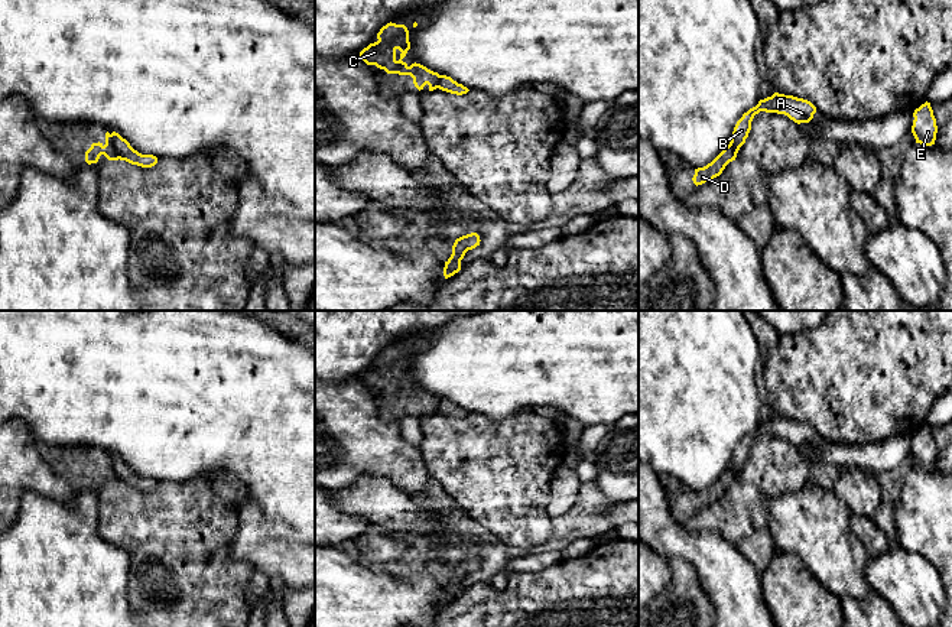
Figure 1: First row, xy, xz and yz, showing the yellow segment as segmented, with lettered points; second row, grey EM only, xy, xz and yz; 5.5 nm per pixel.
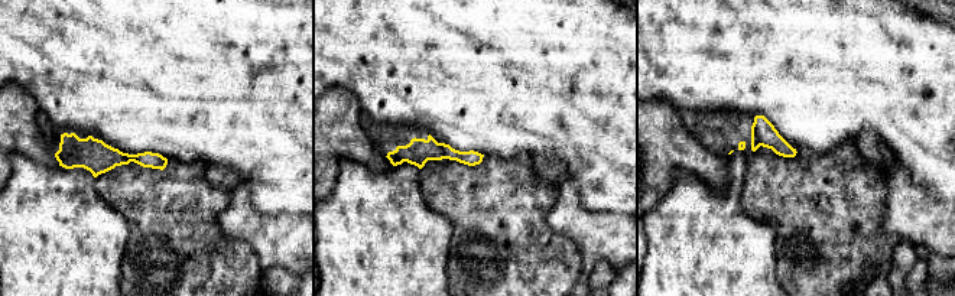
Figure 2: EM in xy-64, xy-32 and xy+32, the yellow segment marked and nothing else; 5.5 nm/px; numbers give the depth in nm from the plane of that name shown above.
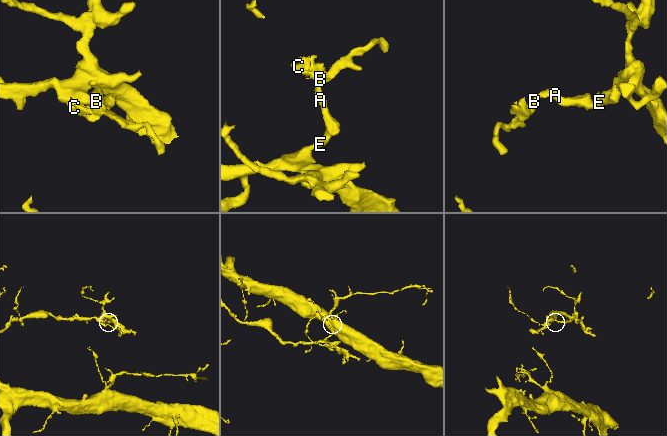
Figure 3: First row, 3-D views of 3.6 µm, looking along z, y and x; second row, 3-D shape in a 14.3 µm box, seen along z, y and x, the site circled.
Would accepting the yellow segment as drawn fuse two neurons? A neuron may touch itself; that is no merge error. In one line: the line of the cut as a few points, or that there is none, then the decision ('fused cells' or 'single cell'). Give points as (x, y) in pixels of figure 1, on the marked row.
xy (110, 135), (119, 158) | fused cells

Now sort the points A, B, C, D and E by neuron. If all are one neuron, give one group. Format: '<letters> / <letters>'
A B E / C D

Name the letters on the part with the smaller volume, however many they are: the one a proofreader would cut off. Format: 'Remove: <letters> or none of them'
Remove: C, D

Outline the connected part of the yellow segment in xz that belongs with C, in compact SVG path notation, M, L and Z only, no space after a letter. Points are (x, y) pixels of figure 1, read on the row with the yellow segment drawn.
M387 23L377 33L377 39L360 52L367 65L376 65L387 74L410 75L419 91L426 84L429 91L438 88L441 78L438 72L416 62L409 66L402 61L410 49L409 30L404 25Z

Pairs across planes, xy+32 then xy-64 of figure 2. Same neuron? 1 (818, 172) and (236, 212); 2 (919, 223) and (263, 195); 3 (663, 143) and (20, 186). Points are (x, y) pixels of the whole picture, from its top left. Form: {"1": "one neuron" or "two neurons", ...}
{"1": "two neurons", "2": "two neurons", "3": "two neurons"}

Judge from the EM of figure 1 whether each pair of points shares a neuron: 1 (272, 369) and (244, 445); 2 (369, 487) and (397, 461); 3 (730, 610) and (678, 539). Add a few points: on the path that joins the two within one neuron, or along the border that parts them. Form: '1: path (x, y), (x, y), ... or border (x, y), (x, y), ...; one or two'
1: path (263, 387), (263, 426); one
2: border (350, 486), (363, 476), (382, 476), (409, 496); two
3: path (730, 591), (697, 555); one

